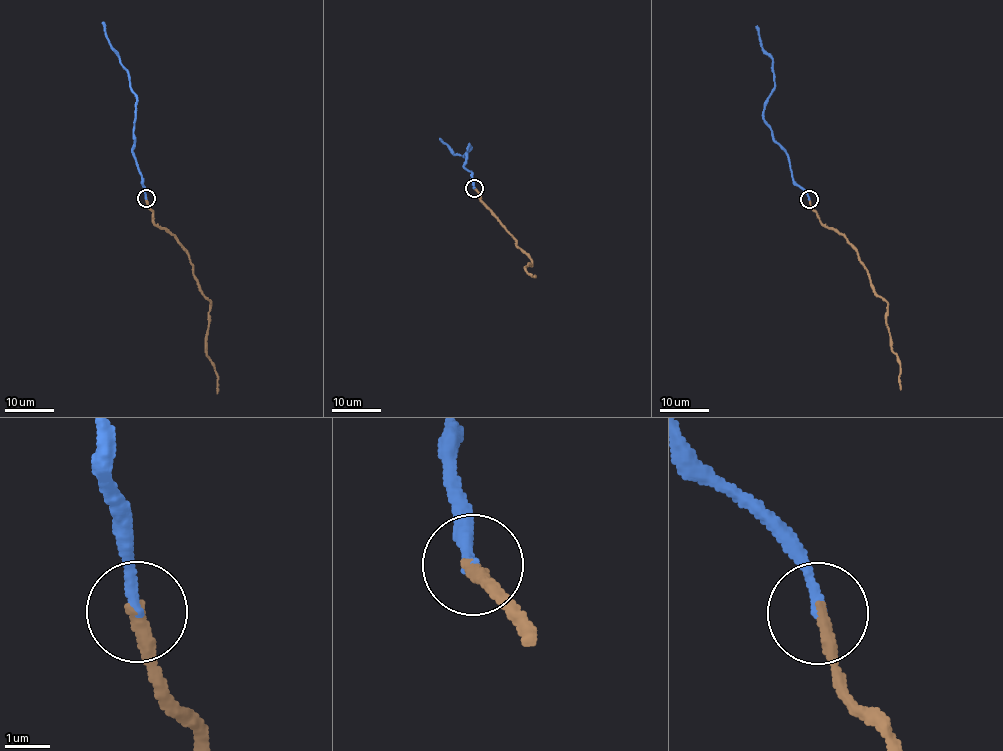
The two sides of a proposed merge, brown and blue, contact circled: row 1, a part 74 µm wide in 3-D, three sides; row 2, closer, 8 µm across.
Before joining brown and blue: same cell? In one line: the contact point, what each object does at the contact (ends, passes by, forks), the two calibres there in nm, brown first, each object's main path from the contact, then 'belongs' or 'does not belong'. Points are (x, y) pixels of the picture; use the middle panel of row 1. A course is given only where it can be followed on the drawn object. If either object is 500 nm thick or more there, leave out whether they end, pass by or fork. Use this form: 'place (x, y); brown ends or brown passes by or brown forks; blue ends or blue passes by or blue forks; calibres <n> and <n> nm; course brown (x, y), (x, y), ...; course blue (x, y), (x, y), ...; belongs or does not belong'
place (474, 188); brown ends; blue ends; calibres 320 and 240 nm; course brown (474, 188), (479, 199), (531, 261), (525, 268), (533, 276); course blue (474, 188), (471, 173), (463, 166), (470, 145), (463, 156), (454, 153), (440, 138); belongs

